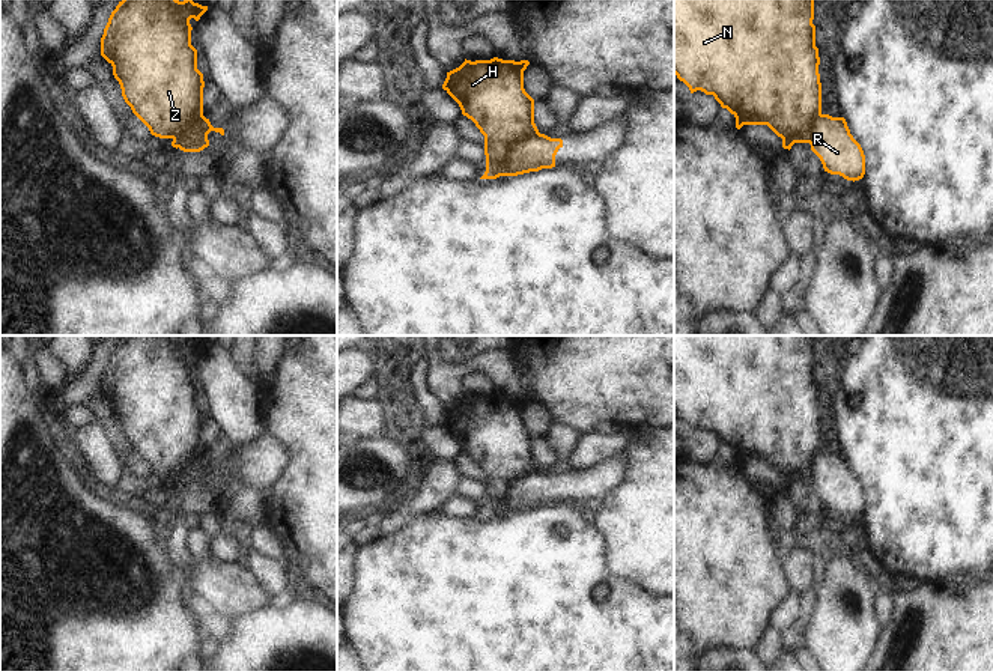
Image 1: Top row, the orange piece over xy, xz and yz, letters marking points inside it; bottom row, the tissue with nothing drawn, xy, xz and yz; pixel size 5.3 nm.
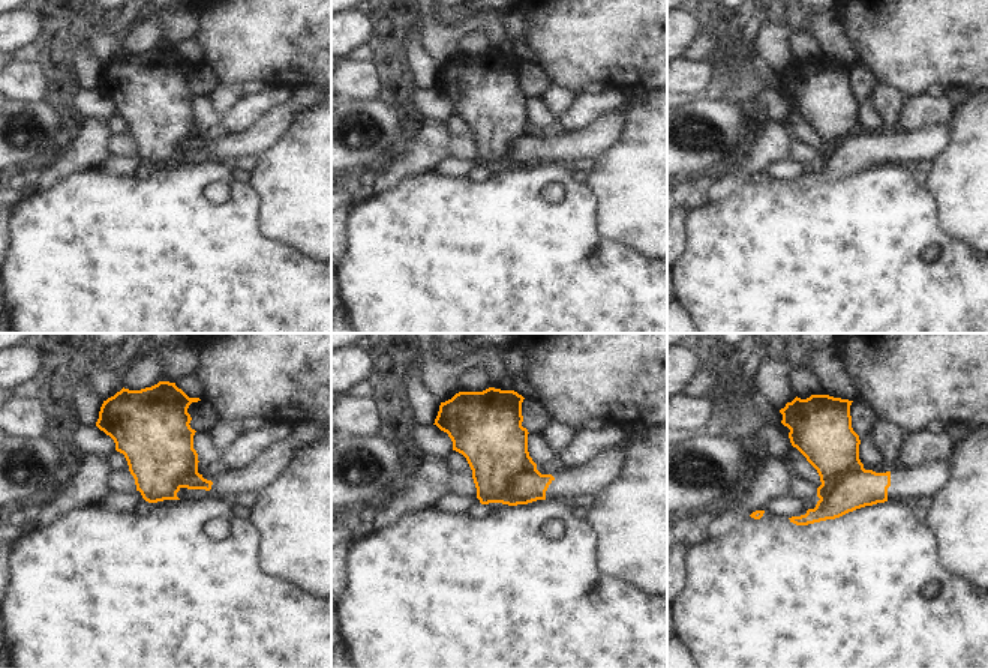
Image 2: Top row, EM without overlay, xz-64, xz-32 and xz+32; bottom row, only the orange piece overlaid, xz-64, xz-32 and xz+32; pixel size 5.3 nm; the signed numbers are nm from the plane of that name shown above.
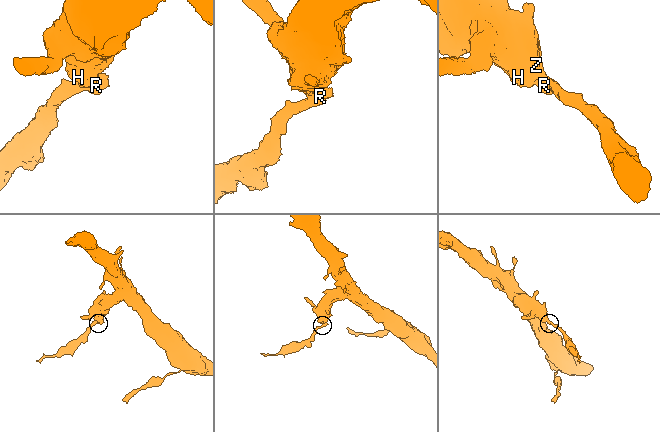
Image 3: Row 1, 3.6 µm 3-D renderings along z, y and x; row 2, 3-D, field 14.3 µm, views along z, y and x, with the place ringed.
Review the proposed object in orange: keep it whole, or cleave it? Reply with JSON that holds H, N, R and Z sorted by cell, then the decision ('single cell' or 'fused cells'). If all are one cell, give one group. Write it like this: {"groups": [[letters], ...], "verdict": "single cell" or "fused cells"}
{"groups": [["H", "N", "Z"], ["R"]], "verdict": "fused cells"}

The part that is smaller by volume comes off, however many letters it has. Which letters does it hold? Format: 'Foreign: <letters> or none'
Foreign: R

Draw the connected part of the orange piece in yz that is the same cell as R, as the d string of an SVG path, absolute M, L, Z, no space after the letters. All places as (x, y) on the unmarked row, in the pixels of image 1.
M820 451L811 465L811 487L820 495L824 509L847 518L859 518L865 512L865 492L853 475L844 454Z

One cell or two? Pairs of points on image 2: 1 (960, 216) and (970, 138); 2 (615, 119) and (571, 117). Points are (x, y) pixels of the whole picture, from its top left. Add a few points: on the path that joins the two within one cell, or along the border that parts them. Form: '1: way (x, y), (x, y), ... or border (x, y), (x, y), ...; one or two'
1: way (970, 197), (970, 158); one
2: border (627, 99), (588, 125), (565, 132); two

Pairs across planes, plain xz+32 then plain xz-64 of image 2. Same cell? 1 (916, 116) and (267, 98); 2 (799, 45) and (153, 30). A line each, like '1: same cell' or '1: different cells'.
1: same cell
2: same cell

